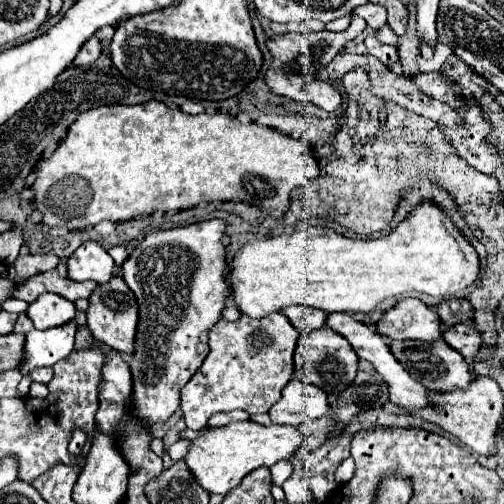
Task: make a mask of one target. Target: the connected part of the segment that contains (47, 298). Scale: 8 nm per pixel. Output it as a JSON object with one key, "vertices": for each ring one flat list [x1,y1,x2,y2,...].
{"vertices":[[44,293,34,303,28,305,26,313,32,319,36,329,46,331,46,329,60,327,60,325,66,325,68,321,72,321,76,307,72,301,66,301,60,295]]}

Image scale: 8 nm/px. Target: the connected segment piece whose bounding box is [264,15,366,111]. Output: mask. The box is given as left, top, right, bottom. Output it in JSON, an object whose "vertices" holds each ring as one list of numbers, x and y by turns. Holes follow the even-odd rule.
{"vertices":[[352,15,350,19,350,27,346,31,318,31,318,33,286,33,286,35,276,35,274,39,266,41,268,51,272,53,272,63,264,75,264,83,266,87,274,93,274,95,282,95,294,101,310,101,326,111,338,111,342,105,342,95,336,87,332,87,330,83,316,83,314,75,316,71,320,71,322,67,326,67,342,49,348,41,356,39,362,29,366,27,366,21],[304,81,312,81,312,83,304,83]]}

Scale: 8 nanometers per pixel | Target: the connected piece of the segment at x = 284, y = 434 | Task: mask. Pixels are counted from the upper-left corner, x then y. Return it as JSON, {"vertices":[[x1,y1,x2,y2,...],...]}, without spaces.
{"vertices":[[320,417,316,421,308,423,308,439,302,435,300,427,290,425,270,425,262,427,254,421,242,421,242,423,230,423,224,427,208,427,200,437,192,439,190,451,184,457,184,463,188,465,188,471,194,473,192,477,204,491,210,495,226,495,230,489,234,489,244,475,254,471,256,467,272,467,274,463,288,459,296,449,306,443,310,451,324,445,328,439,328,433,334,429,332,417]]}

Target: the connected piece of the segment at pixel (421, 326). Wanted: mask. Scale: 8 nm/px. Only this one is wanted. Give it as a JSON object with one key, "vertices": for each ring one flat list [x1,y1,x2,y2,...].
{"vertices":[[402,299,376,321,376,331,390,339,434,341,442,337,442,323,436,311,420,299]]}

